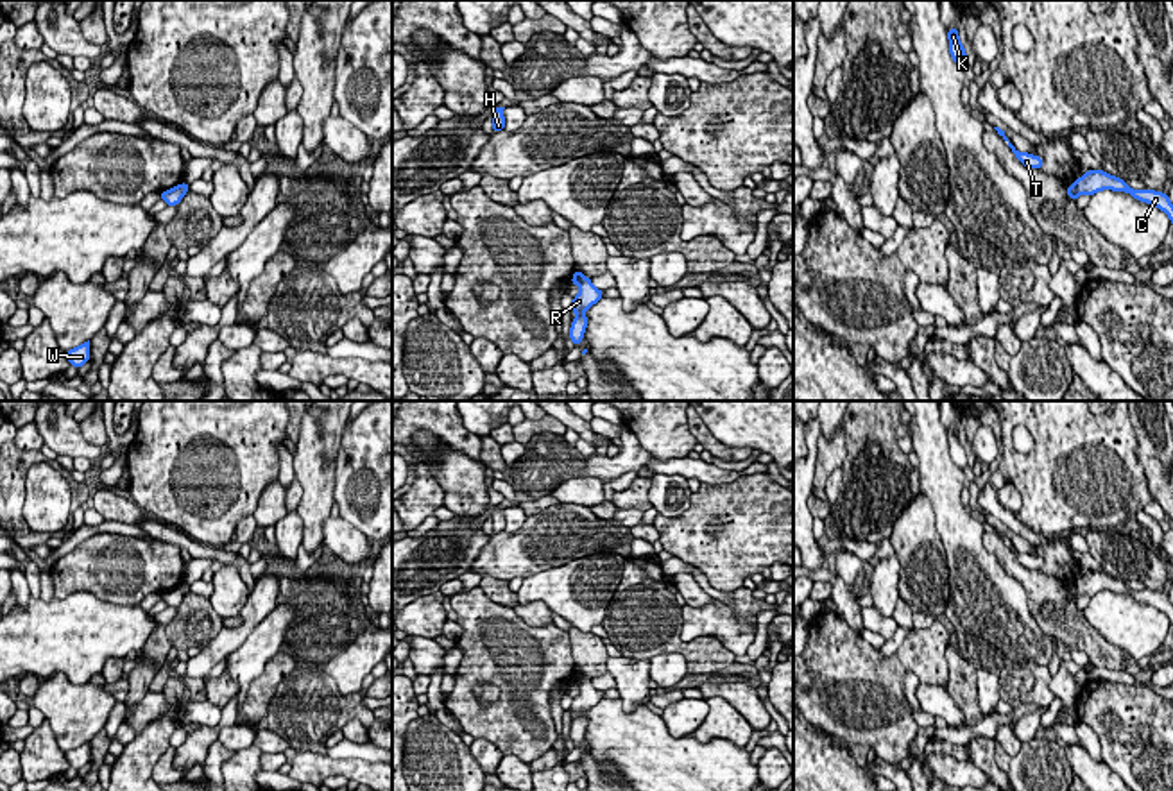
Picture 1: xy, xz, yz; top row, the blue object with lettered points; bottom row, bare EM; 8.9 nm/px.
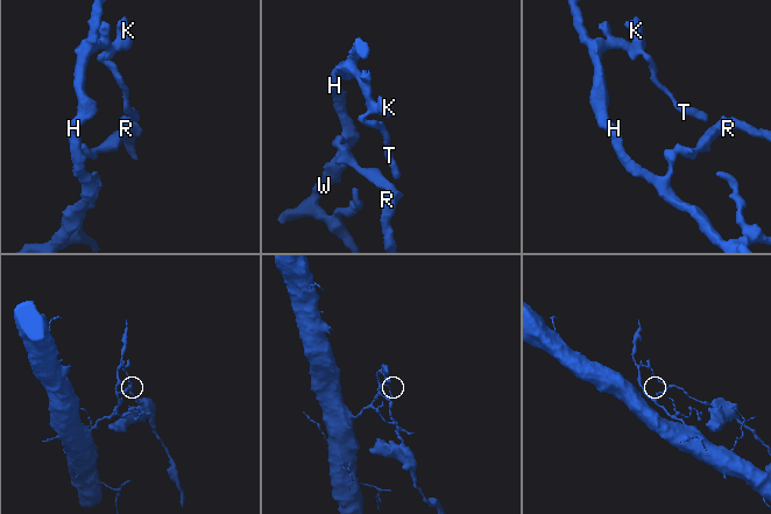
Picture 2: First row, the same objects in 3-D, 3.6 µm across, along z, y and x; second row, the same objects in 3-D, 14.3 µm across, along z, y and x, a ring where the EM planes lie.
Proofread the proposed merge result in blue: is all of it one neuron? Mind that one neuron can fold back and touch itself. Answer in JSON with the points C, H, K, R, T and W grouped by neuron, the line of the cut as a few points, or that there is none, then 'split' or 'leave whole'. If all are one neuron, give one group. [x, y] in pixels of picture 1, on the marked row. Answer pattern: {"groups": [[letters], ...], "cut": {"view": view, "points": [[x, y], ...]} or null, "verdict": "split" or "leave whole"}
{"groups": [["C", "R"], ["H", "K", "T", "W"]], "cut": {"view": "yz", "points": [[1068, 187], [1077, 195]]}, "verdict": "split"}

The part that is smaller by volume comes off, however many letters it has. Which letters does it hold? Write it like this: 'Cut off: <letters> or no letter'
Cut off: C, R

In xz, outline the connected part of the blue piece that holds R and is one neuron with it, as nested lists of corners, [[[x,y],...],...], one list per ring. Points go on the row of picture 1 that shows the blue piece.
[[[584,276],[584,279],[578,283],[580,293],[573,297],[571,301],[571,311],[577,313],[577,317],[571,320],[569,327],[569,338],[573,345],[580,345],[584,340],[584,333],[587,327],[587,317],[586,310],[589,310],[593,304],[596,304],[604,297],[604,290],[598,290],[593,286],[593,281]]]

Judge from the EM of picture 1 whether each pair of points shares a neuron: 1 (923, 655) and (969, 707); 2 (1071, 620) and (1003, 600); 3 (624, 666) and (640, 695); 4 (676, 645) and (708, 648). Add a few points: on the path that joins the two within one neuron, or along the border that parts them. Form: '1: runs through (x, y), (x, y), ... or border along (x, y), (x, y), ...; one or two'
1: border along (948, 645), (946, 688); two
2: border along (1003, 571), (1023, 587), (1027, 609), (1048, 637); two
3: runs through (627, 673), (633, 679), (633, 688); one
4: runs through (683, 648), (701, 648); one

